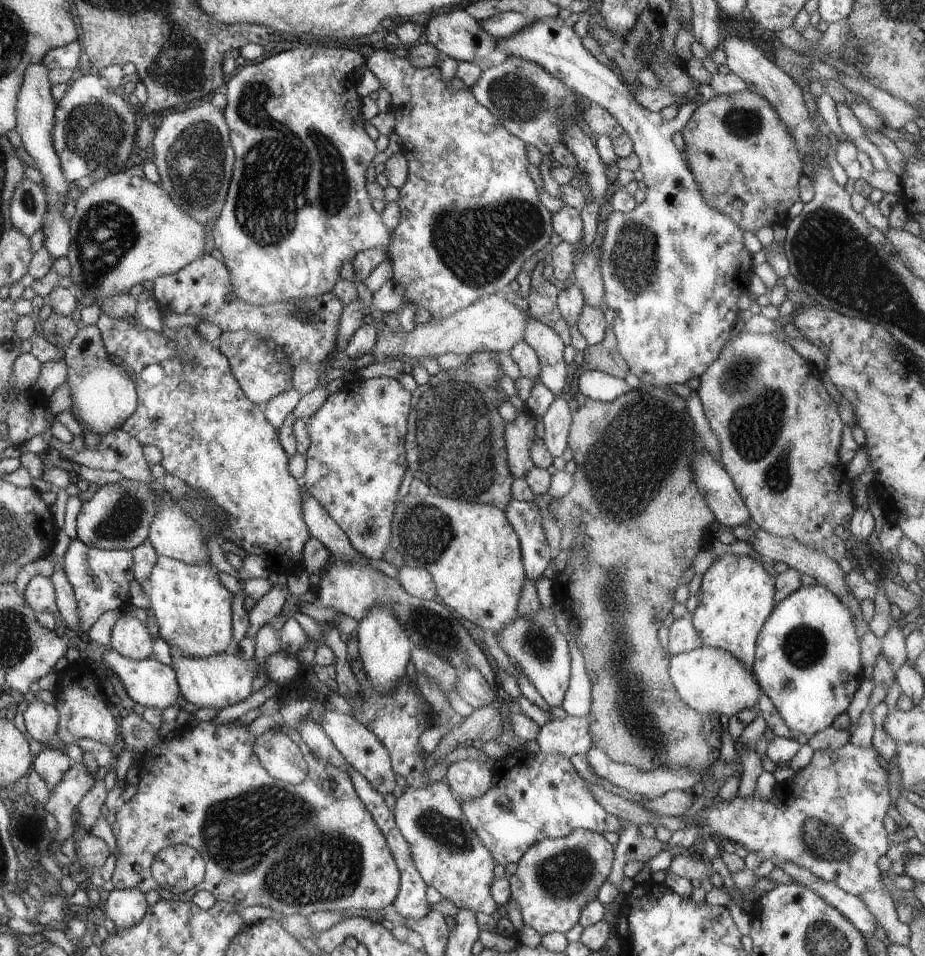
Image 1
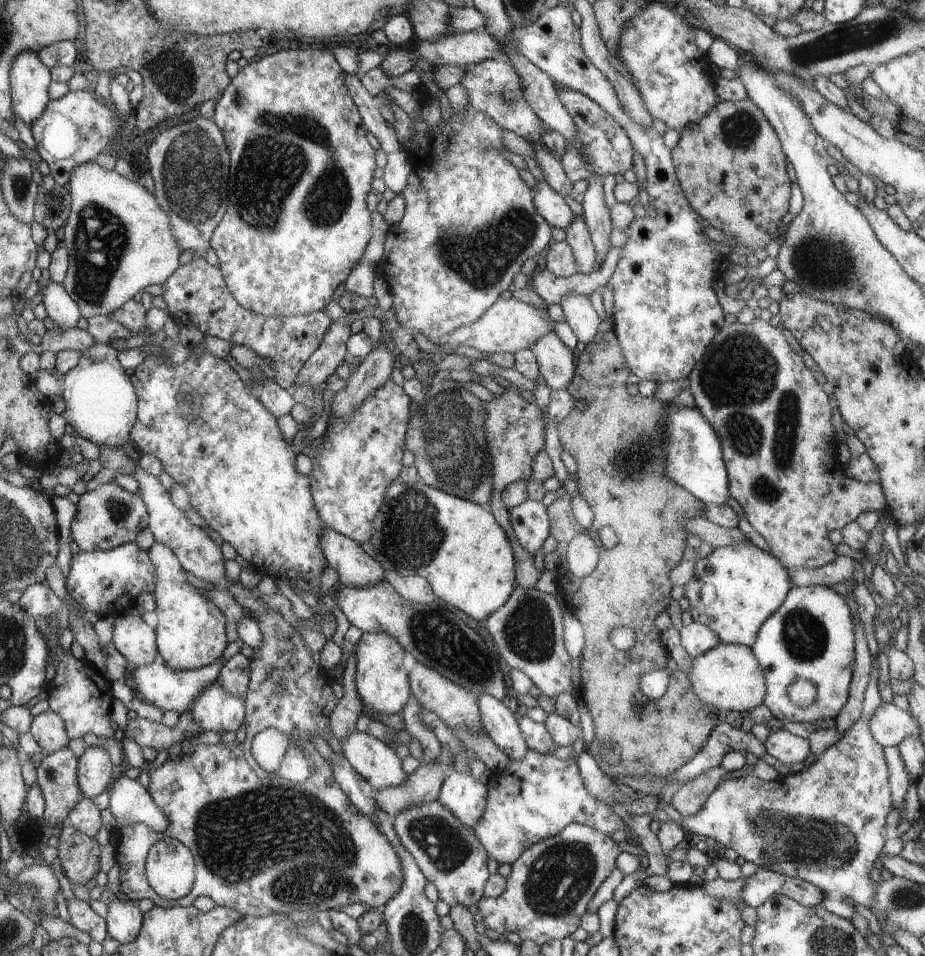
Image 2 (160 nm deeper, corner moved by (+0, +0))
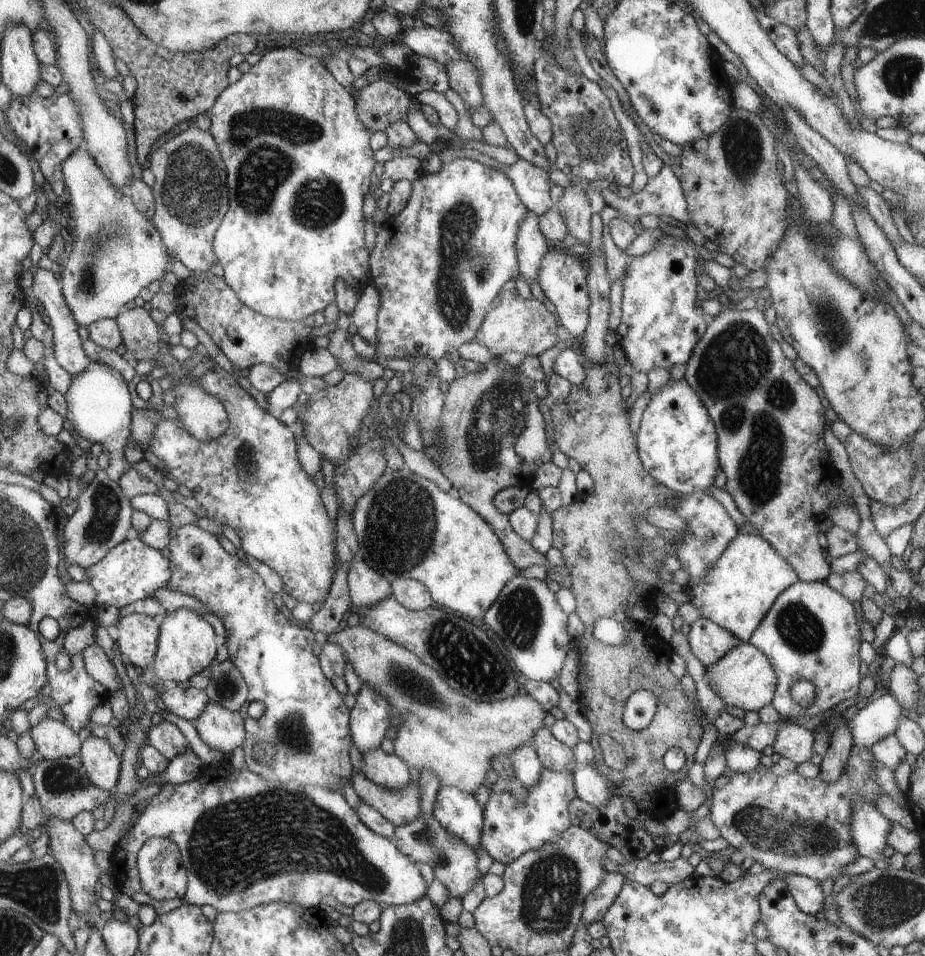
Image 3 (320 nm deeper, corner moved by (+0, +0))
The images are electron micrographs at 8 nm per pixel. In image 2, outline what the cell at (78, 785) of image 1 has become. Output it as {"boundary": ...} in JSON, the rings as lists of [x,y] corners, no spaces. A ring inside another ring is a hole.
{"boundary":[[[86,746],[85,754],[79,758],[79,785],[83,798],[91,799],[102,792],[110,791],[114,784],[114,764],[104,748]]]}

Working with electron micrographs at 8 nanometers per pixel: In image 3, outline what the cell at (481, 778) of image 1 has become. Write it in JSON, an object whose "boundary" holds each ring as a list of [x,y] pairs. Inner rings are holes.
{"boundary":[[[440,787],[433,804],[436,820],[452,835],[478,850],[481,844],[483,808],[474,795],[456,787]]]}

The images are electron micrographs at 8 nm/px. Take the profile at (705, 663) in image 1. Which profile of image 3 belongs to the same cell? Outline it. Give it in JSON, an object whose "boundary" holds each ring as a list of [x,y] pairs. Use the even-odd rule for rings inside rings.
{"boundary":[[[740,643],[736,648],[728,651],[715,665],[706,668],[708,682],[716,688],[716,694],[726,706],[738,706],[742,710],[759,711],[768,706],[775,697],[777,674],[769,658],[753,644]],[[708,671],[708,674],[707,674]]]}

